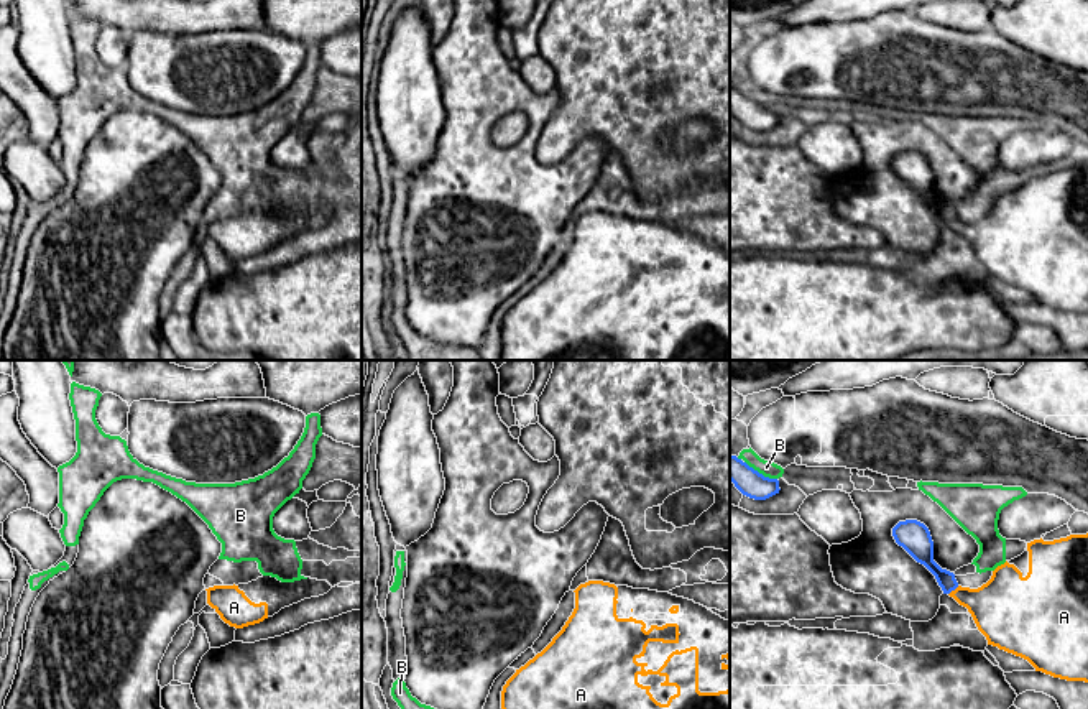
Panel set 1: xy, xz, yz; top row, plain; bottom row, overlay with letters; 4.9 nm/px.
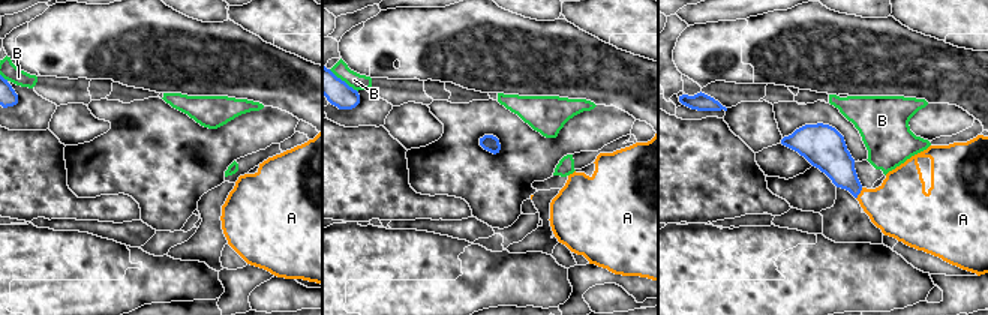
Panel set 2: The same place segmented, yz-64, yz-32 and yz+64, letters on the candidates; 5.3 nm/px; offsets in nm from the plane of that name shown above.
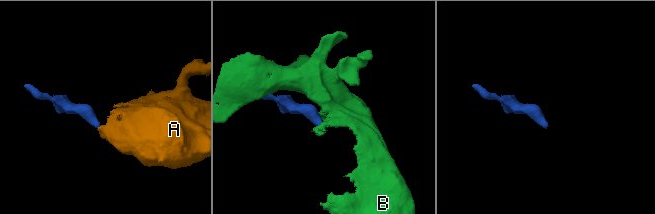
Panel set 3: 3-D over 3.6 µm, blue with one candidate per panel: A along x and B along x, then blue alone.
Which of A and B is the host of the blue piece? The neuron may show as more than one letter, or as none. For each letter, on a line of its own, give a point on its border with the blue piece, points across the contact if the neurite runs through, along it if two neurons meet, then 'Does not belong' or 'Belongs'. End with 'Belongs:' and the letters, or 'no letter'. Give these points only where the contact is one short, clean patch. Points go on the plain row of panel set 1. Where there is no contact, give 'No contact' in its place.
A: Touches blue at yz (954, 221). Path across: yz (921, 181), (954, 221), (967, 229), (1001, 239). Belongs
B: Touches blue at yz (761, 106). Does not belong
Belongs: A

